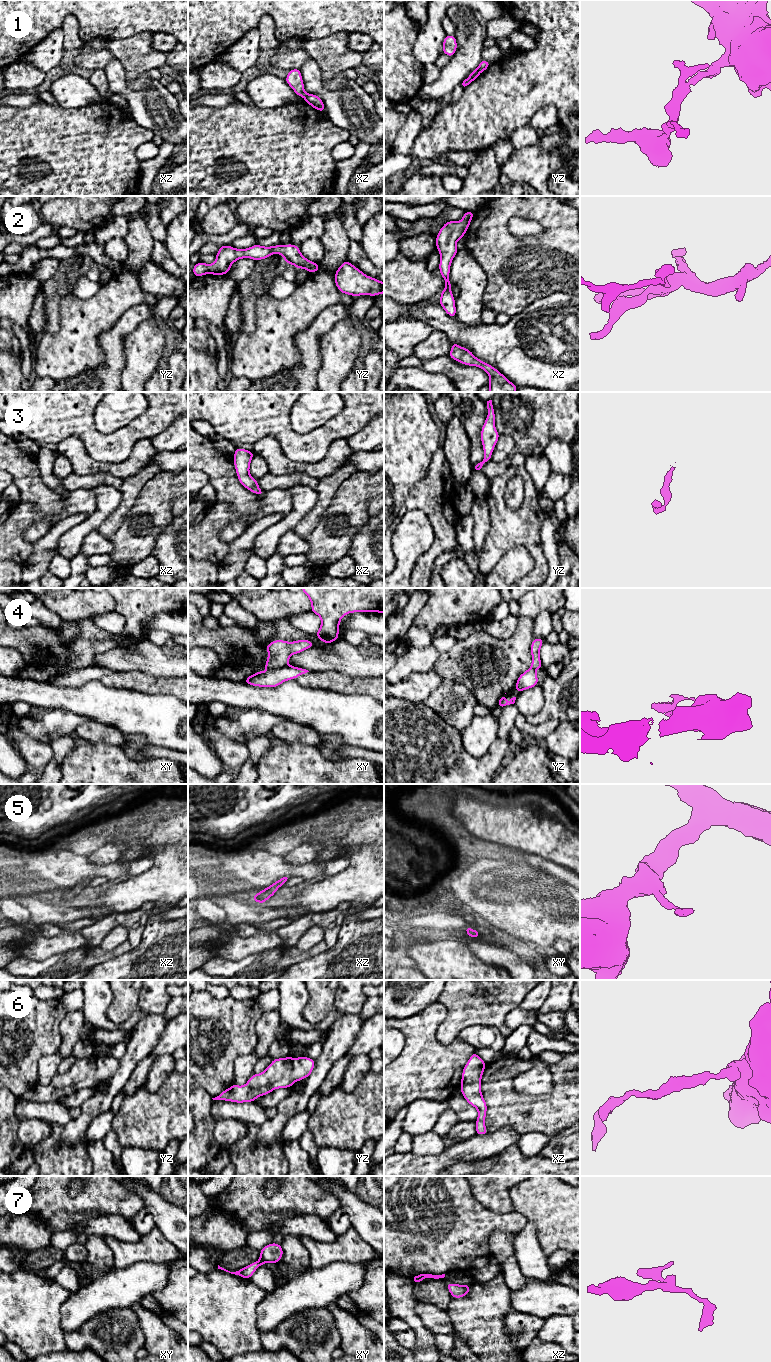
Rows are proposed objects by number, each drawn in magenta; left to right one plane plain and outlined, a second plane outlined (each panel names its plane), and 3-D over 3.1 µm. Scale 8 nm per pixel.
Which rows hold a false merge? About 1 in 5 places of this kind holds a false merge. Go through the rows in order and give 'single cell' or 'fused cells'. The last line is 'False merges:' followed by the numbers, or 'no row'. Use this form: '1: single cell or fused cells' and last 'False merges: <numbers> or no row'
1: fused cells
2: single cell
3: single cell
4: fused cells
5: single cell
6: single cell
7: single cell
False merges: 1, 4

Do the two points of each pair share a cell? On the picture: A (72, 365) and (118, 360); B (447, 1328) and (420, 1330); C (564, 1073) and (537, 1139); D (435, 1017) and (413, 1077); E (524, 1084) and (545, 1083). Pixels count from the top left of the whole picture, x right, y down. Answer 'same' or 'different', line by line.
A: different
B: different
C: different
D: same
E: same

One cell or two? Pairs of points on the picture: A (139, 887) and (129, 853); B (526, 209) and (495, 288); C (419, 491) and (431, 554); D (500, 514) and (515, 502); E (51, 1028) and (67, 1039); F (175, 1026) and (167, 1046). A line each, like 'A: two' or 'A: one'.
A: two
B: one
C: one
D: two
E: two
F: one

